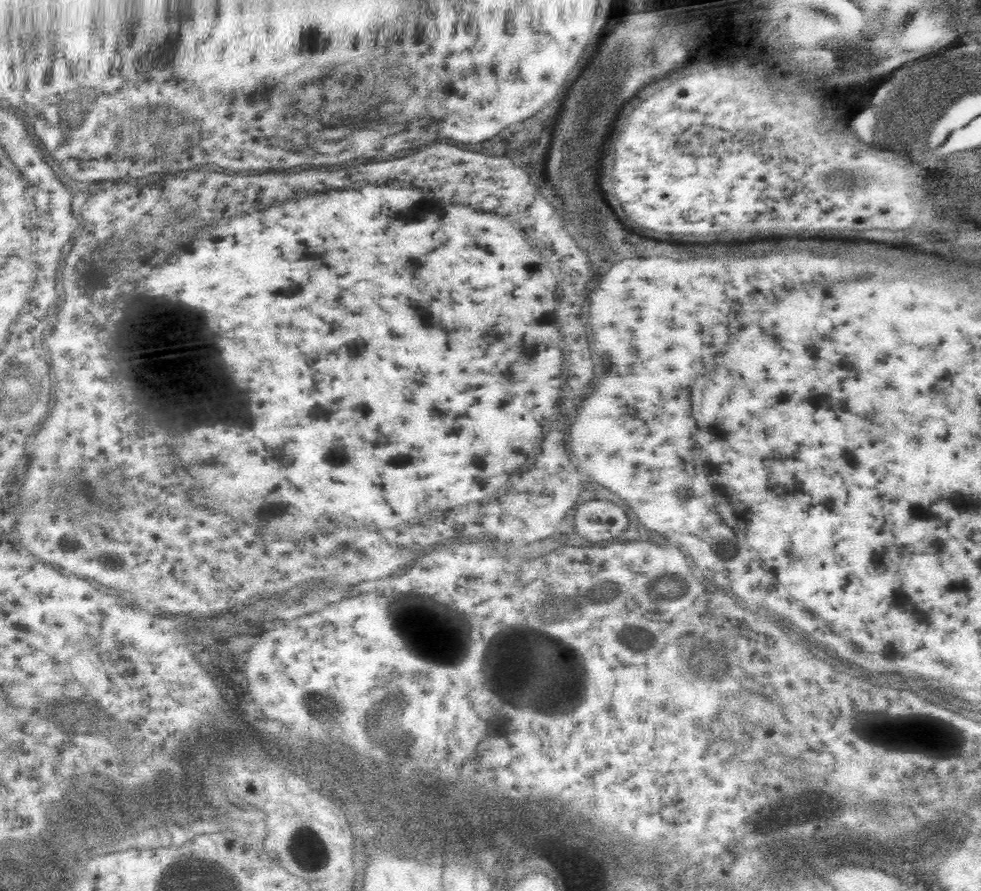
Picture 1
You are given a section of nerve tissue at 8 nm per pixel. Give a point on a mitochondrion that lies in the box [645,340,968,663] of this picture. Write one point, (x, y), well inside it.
(725, 544)

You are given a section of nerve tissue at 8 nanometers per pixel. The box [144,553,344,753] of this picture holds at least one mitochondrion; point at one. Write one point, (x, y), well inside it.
(235, 690)

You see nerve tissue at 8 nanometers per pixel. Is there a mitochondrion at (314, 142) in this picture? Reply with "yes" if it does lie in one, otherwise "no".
yes

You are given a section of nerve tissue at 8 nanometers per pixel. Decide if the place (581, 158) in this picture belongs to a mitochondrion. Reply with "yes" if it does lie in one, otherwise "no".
yes

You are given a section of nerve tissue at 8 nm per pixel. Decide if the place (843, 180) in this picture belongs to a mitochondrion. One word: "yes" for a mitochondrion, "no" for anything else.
yes

